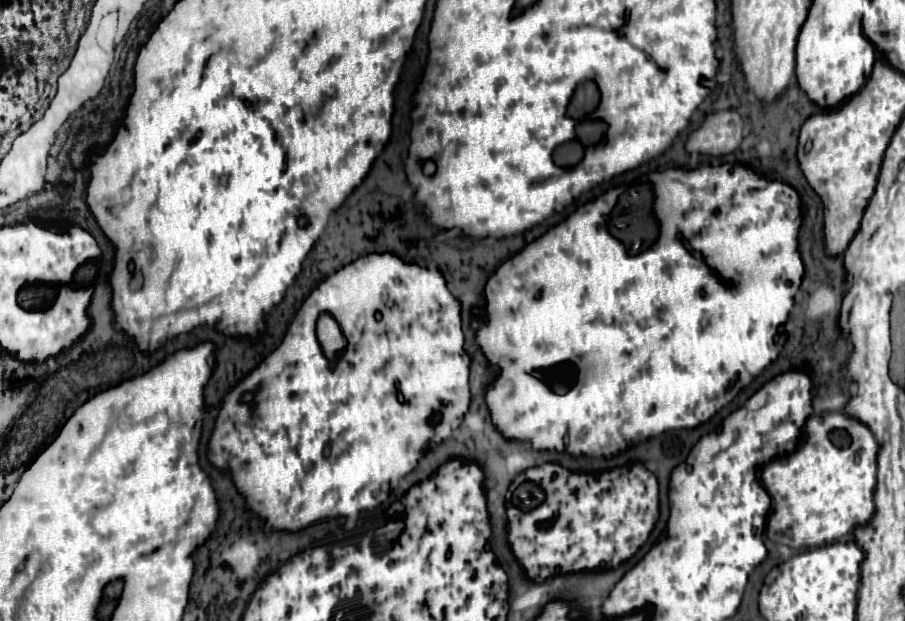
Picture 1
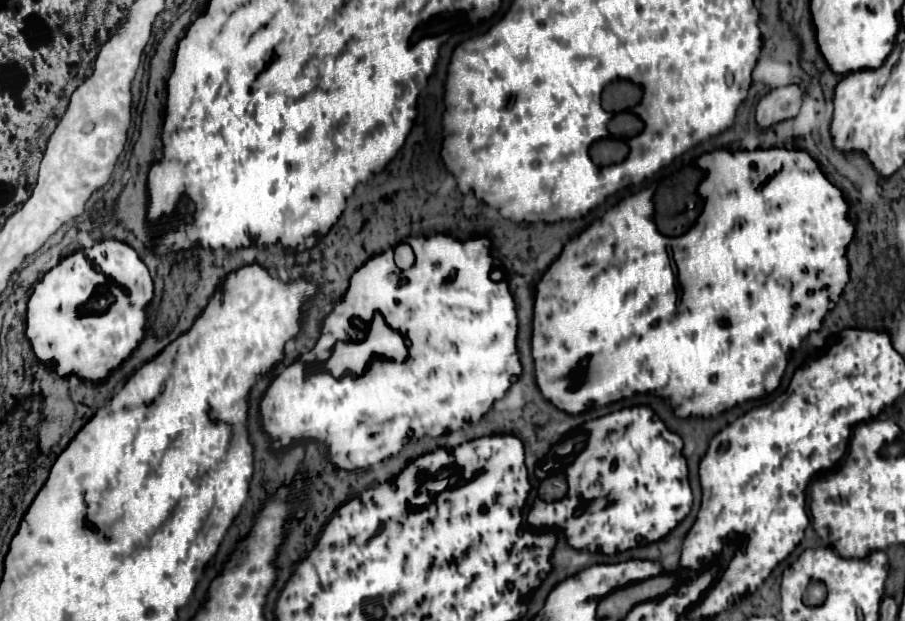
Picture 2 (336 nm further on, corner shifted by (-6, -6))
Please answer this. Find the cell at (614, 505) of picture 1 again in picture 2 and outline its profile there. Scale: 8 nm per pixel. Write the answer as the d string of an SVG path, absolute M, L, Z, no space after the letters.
M633 406L601 416L589 424L589 440L577 454L577 460L565 468L569 492L557 502L535 500L527 522L535 528L563 530L573 548L585 548L589 552L617 554L639 544L655 542L667 536L691 510L693 494L689 486L687 460L683 456L683 440L671 432L663 420L655 418L649 406Z

